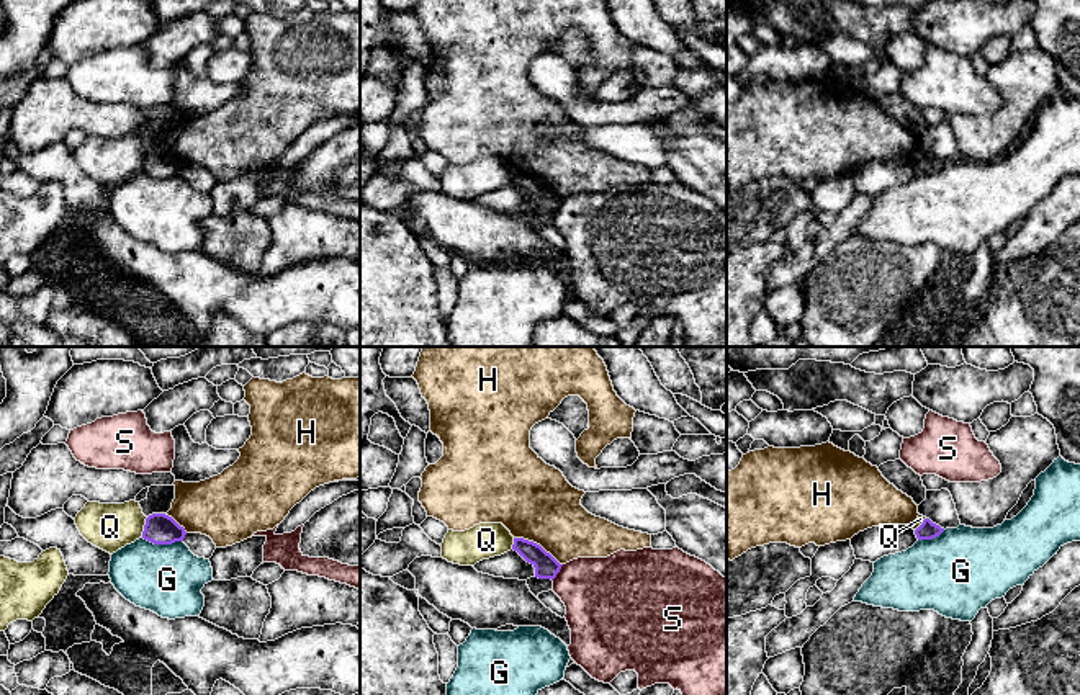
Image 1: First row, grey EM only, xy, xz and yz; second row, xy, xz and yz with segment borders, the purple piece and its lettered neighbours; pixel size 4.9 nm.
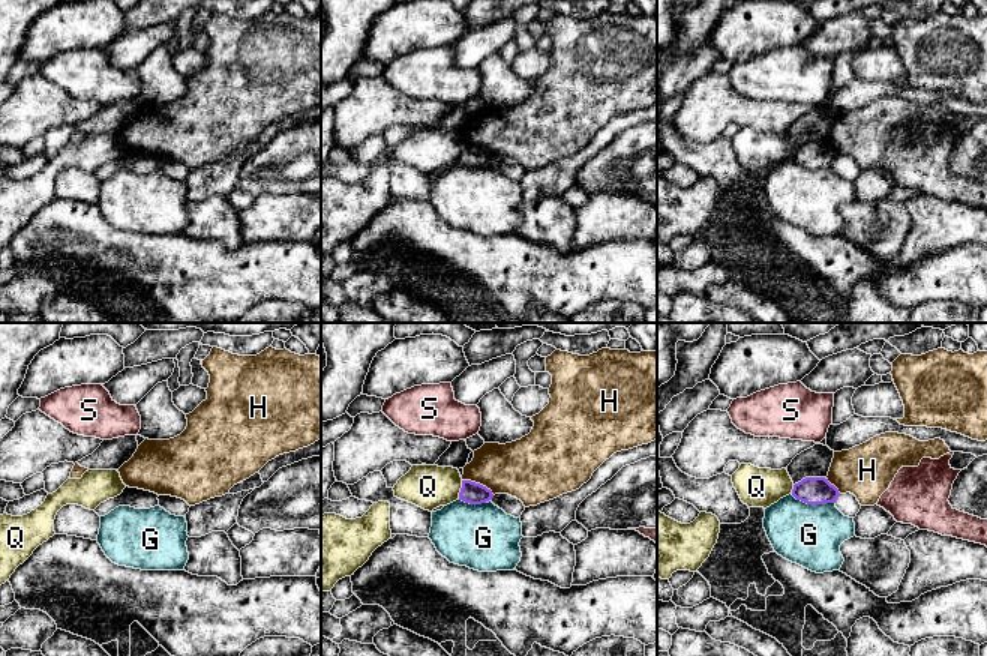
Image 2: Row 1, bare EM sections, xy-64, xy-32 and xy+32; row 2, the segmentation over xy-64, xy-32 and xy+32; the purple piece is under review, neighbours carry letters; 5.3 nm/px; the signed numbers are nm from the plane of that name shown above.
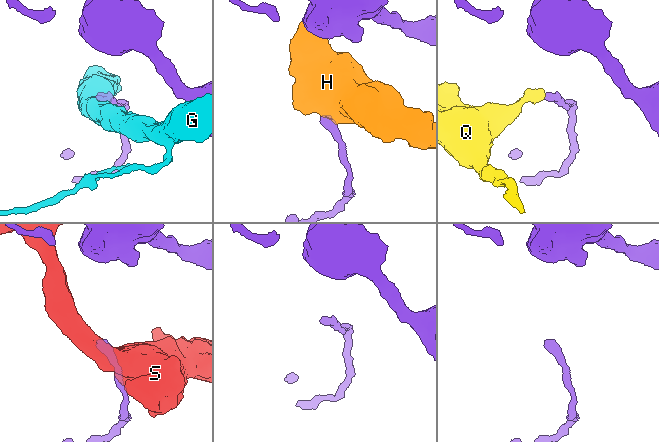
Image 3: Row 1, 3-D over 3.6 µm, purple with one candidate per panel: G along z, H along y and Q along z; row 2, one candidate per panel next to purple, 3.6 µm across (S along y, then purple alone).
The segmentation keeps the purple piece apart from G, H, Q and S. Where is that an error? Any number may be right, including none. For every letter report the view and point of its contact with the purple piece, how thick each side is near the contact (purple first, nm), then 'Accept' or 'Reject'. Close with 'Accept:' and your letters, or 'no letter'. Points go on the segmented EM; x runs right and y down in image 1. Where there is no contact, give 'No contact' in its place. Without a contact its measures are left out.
G: Touches purple at xy (162, 543). Thickness 150 nm (purple) against 340 nm. Reject
H: Touches purple at xz (539, 545). Thickness 110 nm (purple) against 380 nm. Reject
Q: Touches purple at xy (144, 527). Thickness 150 nm (purple) against 240 nm. Reject
S: Touches purple at xz (558, 571). Thickness 110 nm (purple) against 380 nm. Reject
Accept: no letter

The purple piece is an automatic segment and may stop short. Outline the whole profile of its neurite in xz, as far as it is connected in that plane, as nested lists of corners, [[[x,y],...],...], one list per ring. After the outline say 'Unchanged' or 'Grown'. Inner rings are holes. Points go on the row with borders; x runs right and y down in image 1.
[[[514,538],[512,549],[535,567],[535,577],[538,579],[553,581],[563,566],[540,545],[524,538]]]. Unchanged

